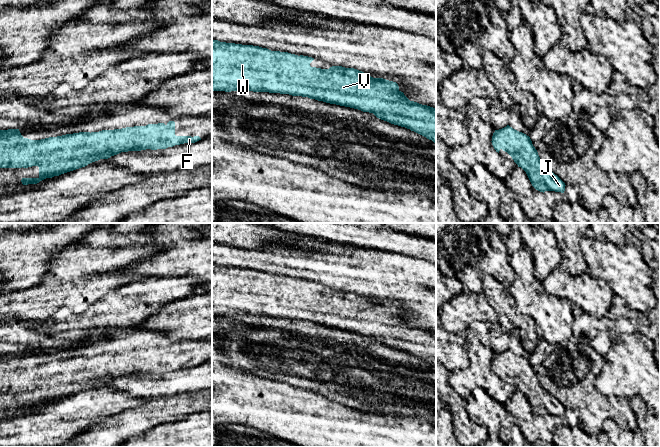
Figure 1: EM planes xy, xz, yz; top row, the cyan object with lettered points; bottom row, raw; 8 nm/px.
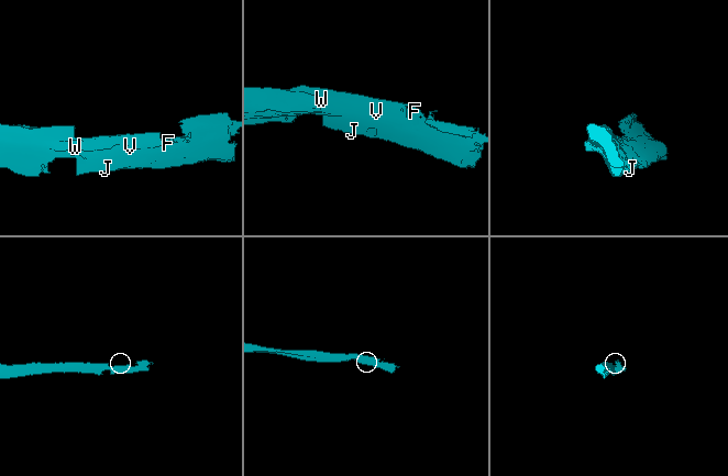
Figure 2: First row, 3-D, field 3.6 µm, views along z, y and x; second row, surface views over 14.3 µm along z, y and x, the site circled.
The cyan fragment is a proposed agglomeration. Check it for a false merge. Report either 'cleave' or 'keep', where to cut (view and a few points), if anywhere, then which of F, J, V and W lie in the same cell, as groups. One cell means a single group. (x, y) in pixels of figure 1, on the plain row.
keep | no cut | F J V W

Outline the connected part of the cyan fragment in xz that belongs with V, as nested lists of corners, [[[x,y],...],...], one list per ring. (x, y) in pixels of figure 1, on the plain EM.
[[[212,264],[212,316],[253,315],[308,321],[330,328],[373,337],[381,344],[410,353],[436,367],[436,332],[410,325],[404,317],[399,314],[399,310],[396,306],[383,302],[373,302],[354,292],[332,290],[329,293],[321,293],[311,291],[310,287],[313,284],[314,282],[312,281],[298,280],[288,276],[271,275],[259,270]]]

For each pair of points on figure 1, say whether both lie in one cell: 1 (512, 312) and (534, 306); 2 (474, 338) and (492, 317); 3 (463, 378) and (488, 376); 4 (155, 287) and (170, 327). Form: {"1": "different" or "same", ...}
{"1": "different", "2": "different", "3": "same", "4": "different"}

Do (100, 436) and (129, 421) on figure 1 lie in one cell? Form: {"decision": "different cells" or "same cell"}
{"decision": "same cell"}

